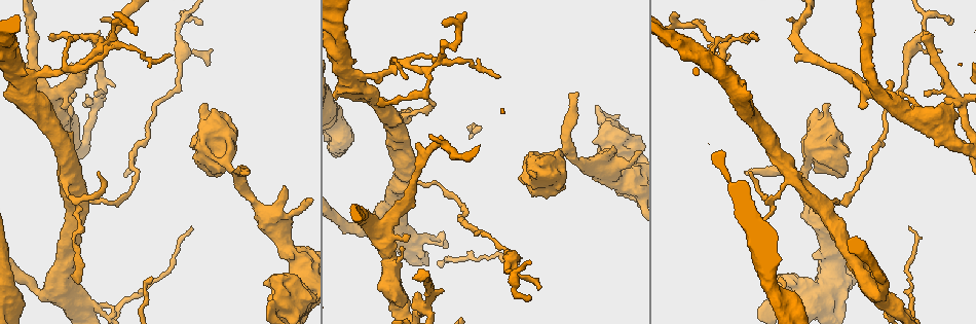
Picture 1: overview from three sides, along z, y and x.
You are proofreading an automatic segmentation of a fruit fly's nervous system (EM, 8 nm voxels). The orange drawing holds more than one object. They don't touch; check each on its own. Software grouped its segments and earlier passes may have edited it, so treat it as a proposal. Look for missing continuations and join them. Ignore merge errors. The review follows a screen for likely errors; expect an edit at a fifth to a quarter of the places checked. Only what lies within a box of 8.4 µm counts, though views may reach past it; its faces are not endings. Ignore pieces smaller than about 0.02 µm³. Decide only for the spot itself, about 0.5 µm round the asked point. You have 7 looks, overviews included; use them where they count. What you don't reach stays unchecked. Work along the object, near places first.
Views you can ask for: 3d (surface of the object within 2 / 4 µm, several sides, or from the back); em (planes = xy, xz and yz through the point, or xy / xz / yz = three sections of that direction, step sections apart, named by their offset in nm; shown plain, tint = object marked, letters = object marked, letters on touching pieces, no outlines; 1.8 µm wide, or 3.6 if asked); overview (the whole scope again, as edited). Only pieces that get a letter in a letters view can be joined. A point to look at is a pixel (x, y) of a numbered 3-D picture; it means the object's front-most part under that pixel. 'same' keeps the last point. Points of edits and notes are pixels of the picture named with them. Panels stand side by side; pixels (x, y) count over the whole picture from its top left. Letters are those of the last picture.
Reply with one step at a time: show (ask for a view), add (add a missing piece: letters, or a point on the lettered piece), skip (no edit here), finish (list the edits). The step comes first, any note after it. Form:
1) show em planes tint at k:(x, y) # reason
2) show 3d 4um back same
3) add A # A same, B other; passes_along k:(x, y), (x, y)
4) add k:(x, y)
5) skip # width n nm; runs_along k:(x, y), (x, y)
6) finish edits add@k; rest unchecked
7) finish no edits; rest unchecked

show em xy step 4 tint at 1:(95, 51)

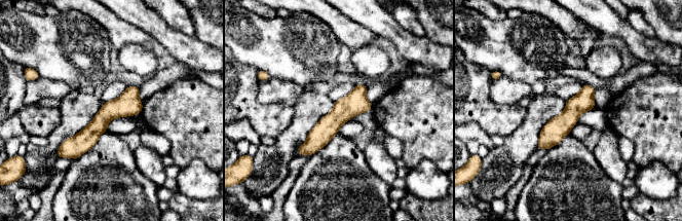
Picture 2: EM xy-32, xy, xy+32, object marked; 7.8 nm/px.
show em xz step 16 letters same

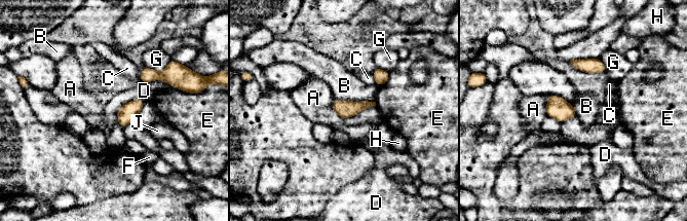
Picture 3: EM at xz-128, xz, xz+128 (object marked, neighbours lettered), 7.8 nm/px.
skip # width 130 nm; longest_contact A 360 nm; A other, B other, C other, D other, E other, F other, G other, H other, J other; no lettered piece goes on from it

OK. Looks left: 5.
show 3d 4um at 1:(413, 279) # free end

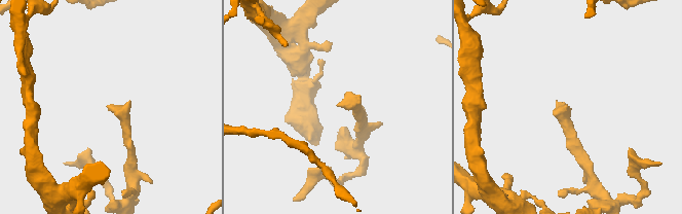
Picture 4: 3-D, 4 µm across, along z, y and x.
show em planes letters at 4:(337, 105) # now the EM

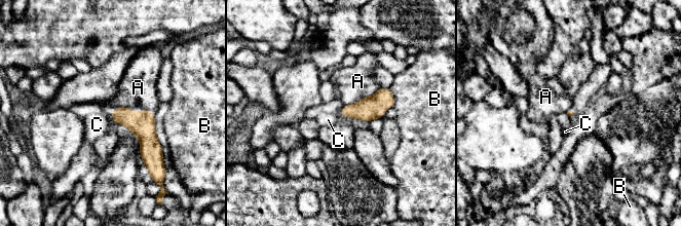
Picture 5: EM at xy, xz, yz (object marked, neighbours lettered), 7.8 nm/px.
skip # A other, B other, C other; no lettered piece goes on from it

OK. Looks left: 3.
show em planes letters at 1:(744, 173) # branch stops here

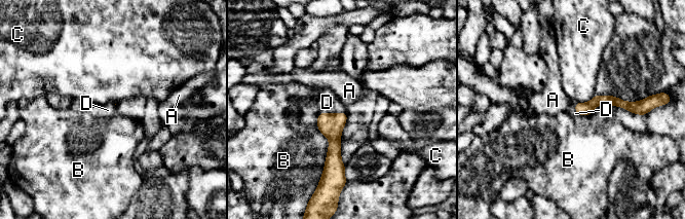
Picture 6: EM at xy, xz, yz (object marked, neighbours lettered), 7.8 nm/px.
add D # longest_contact B 420 nm; A other, B other, C other, D same; passes_along 6:(331, 125), (333, 114), (328, 102); it goes on there

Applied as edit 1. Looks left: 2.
finish edits add@6; rest unchecked

